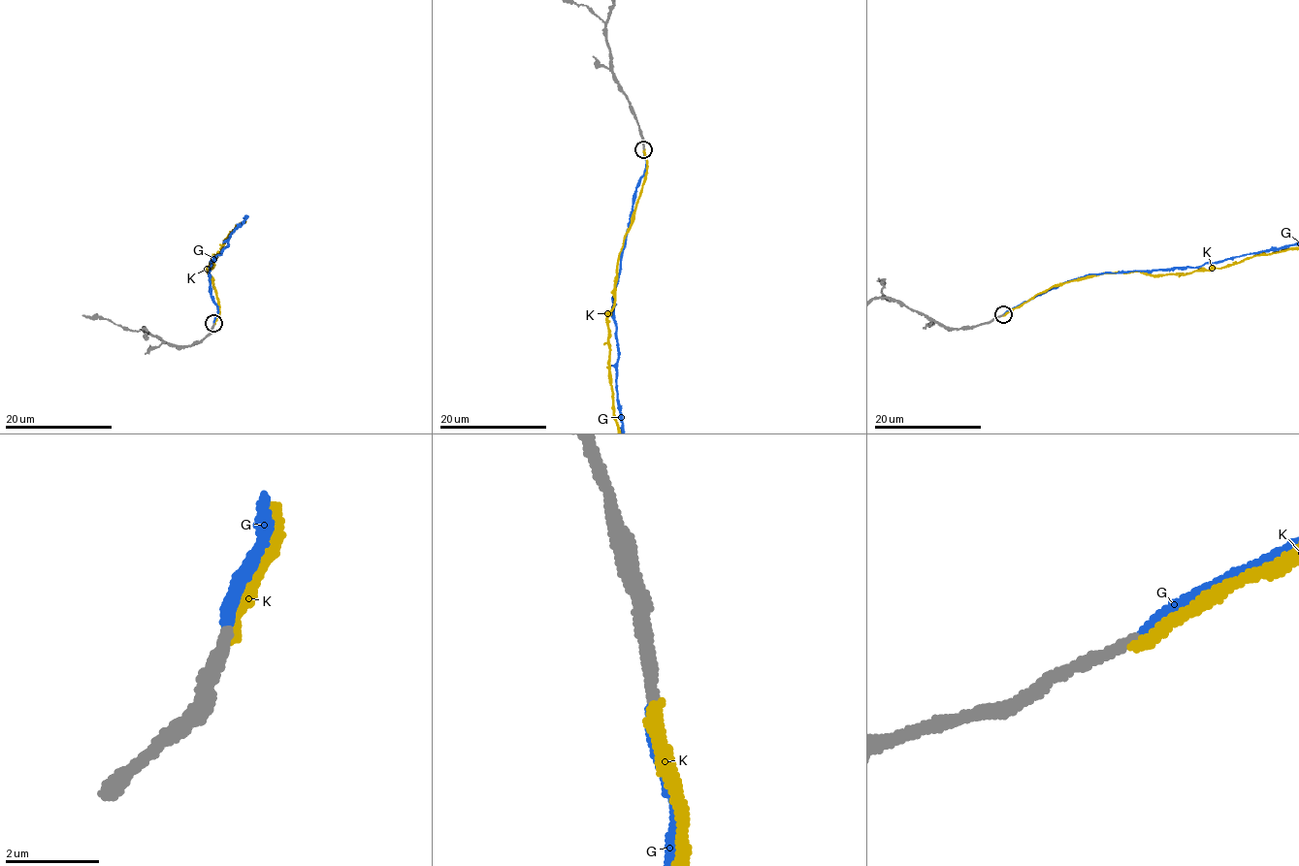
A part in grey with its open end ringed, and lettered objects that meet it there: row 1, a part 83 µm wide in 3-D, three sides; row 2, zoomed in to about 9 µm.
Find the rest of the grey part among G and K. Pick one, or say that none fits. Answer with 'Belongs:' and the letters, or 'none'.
Belongs: G

